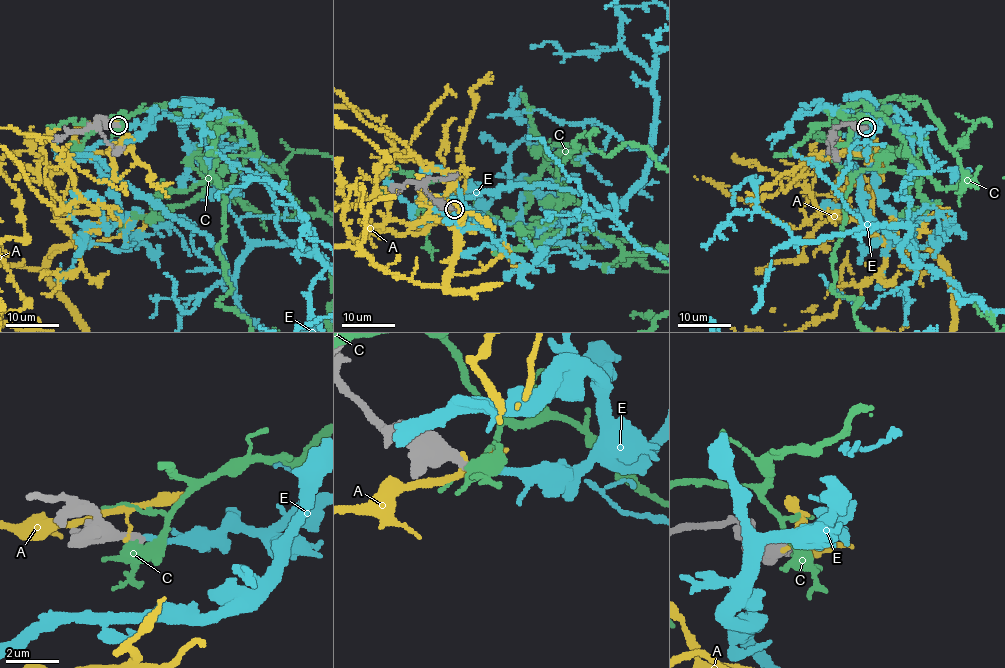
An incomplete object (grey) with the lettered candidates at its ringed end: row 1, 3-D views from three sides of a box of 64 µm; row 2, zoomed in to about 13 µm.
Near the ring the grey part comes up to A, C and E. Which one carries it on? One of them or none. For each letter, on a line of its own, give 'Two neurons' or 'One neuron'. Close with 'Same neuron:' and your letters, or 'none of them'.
A: Two neurons
C: Two neurons
E: One neuron
Same neuron: E

